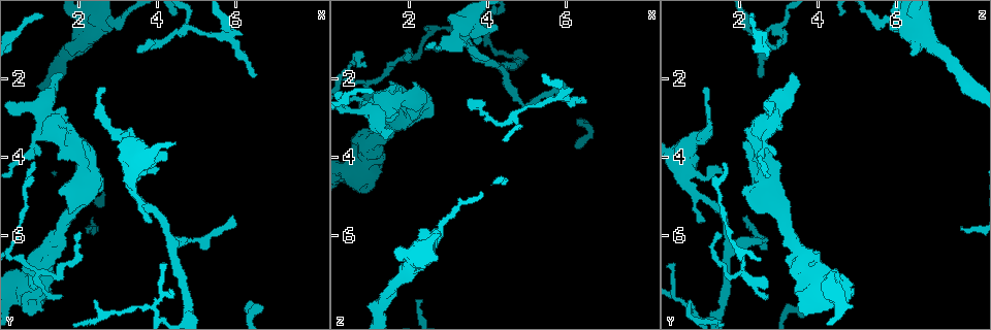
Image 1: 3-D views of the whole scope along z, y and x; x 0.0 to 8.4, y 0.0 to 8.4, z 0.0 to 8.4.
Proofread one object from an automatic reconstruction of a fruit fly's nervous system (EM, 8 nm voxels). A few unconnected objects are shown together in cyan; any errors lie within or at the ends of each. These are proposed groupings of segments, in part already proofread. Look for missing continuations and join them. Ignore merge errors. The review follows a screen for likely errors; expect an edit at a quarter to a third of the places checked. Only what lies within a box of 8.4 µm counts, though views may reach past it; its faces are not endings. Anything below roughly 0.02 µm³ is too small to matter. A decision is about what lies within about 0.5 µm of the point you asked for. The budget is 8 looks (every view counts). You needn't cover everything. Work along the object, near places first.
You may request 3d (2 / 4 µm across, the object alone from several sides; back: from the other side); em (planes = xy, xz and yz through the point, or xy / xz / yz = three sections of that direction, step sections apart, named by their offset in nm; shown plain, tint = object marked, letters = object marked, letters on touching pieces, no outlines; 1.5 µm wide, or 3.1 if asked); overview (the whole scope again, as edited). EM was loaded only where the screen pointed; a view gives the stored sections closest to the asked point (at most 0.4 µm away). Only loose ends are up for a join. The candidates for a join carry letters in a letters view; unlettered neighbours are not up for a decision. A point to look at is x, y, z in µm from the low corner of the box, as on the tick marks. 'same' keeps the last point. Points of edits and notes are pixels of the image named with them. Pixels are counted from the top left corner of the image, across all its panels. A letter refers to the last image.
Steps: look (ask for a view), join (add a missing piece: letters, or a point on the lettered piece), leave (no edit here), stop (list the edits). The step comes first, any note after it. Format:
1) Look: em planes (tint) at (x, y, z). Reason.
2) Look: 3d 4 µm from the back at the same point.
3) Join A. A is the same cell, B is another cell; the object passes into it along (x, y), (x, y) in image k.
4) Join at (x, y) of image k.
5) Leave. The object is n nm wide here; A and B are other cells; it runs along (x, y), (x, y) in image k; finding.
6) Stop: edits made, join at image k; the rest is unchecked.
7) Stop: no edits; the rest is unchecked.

Look: em planes (letters) at (3.85, 5.70, 0.95). Tapers out.

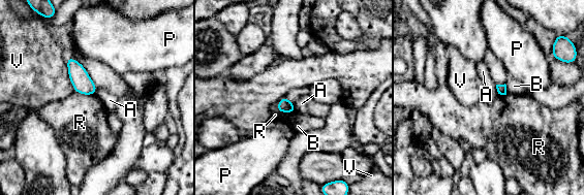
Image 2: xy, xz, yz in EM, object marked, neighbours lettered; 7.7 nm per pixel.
Leave. A, B, P, R and V are other cells; a border runs along (278, 100), (276, 109), (290, 114) in image 2; none of them fits.

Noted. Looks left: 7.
Look: em xz step 8 (letters) at (2.65, 2.30, 1.15). Free end.

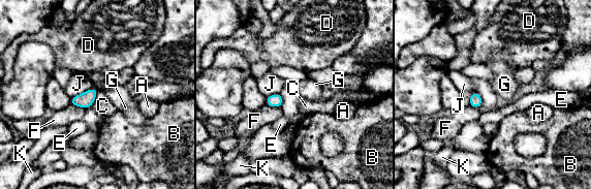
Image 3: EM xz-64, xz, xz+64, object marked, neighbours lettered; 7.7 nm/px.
Look: em planes (letters) at the same point.

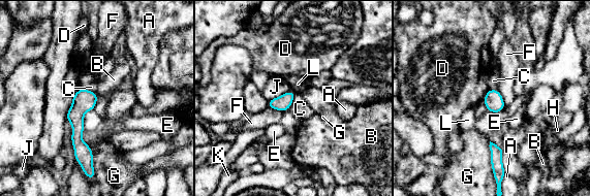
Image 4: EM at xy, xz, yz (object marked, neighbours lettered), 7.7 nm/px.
Leave. The longest contact is with G, 240 nm; A, B, C, D, E, F, G, H, J, K and L are other cells; a border runs along (80, 87), (97, 93) in image 4; no lettered piece goes on from it.

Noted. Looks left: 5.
Look: em xz step 4 (letters) at (3.55, 1.30, 2.50). Tapers out.

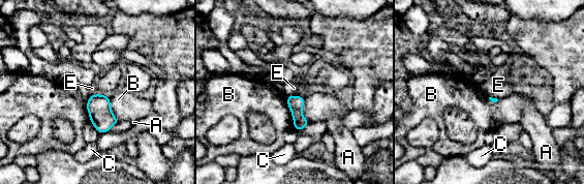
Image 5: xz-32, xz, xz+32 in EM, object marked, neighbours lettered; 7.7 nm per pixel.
Look: em planes (letters) at the same point. Another direction.

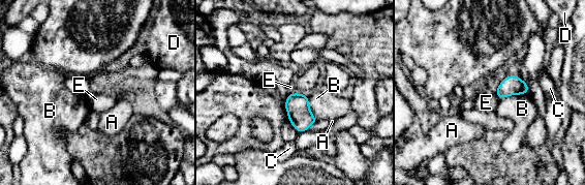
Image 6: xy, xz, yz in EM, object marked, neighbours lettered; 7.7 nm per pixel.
Leave. The longest contact is with B, 240 nm; A, B, C, D and E are other cells; a border runs along (494, 89), (498, 99) in image 6; no lettered piece goes on from it.

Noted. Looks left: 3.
Stop: no edits; the rest is unchecked.

